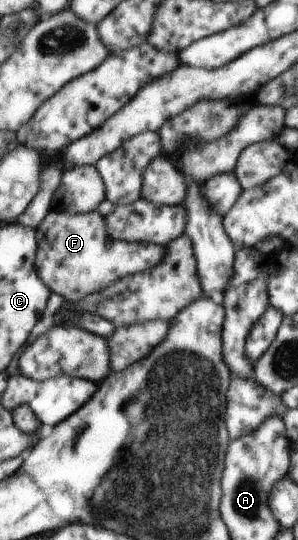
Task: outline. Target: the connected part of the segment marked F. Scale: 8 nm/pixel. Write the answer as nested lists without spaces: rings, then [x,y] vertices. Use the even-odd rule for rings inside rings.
[[[52,211],[35,229],[38,248],[34,264],[40,280],[66,301],[79,301],[88,293],[102,290],[125,276],[156,266],[166,252],[152,243],[131,243],[110,238],[107,222],[98,211],[73,213]]]

